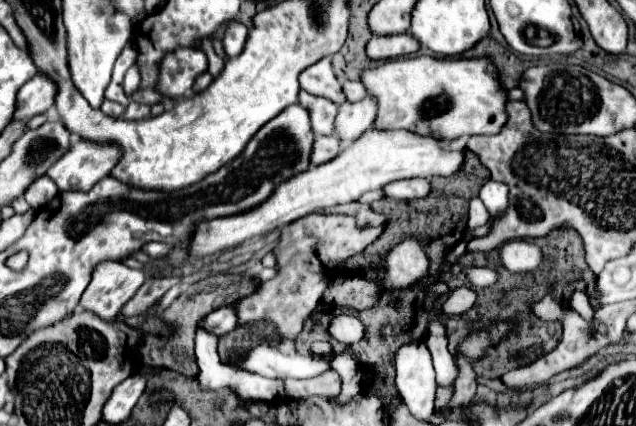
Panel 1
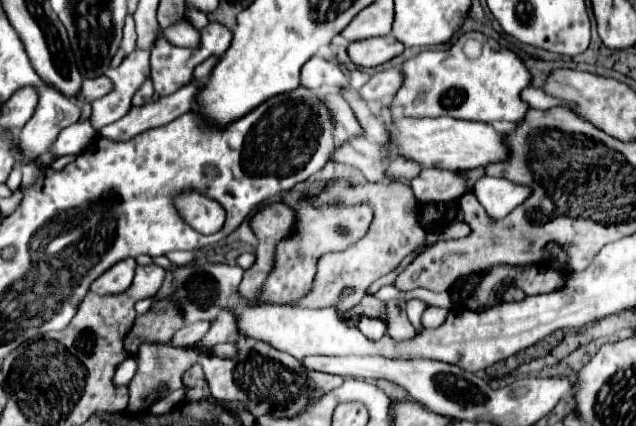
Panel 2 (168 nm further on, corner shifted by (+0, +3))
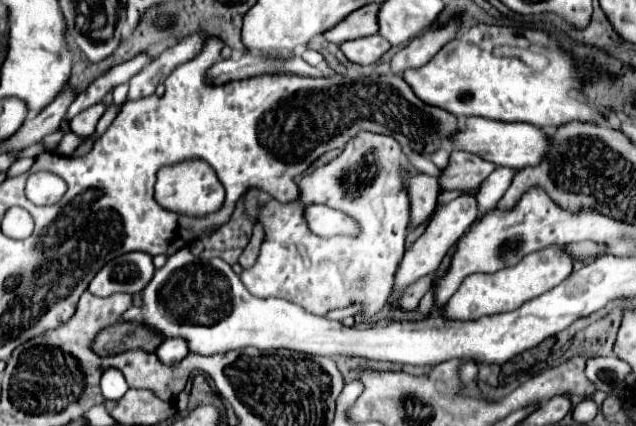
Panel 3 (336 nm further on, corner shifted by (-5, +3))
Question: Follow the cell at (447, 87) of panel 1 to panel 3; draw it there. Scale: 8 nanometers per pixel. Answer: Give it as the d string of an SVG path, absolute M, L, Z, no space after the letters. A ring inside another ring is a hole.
M481 23L465 37L449 41L427 65L405 71L403 79L423 103L441 107L459 119L479 115L549 129L575 119L595 121L599 117L589 103L569 95L581 87L583 75L545 31L515 33Z

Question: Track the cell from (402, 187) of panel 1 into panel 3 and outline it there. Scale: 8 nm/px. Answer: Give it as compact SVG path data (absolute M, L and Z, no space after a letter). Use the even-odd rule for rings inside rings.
M453 151L449 157L449 165L439 175L441 191L471 191L479 187L479 183L495 169L495 165L481 161L475 155L465 155L461 151Z

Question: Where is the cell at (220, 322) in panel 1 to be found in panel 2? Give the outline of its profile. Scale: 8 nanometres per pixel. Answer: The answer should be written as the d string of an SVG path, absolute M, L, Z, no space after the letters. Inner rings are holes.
M198 321L198 323L192 323L192 325L184 325L182 329L178 329L170 341L172 347L188 347L196 341L200 341L206 331L210 329L210 323L204 323L204 321Z

